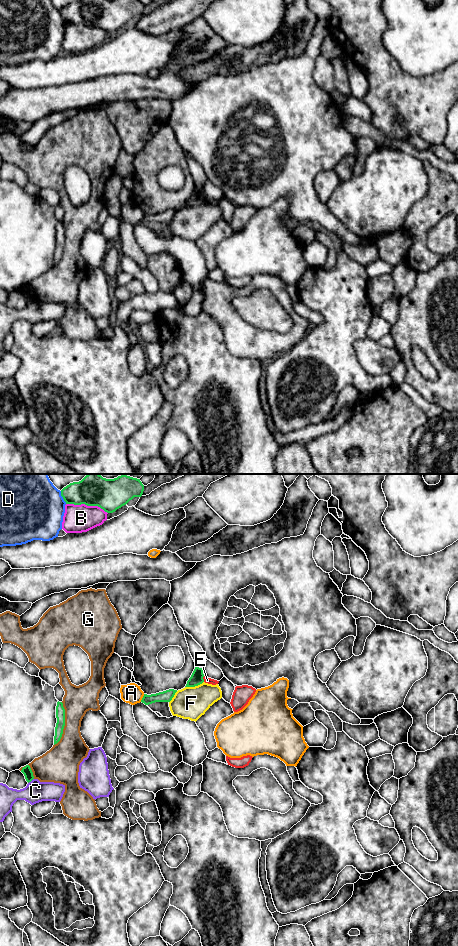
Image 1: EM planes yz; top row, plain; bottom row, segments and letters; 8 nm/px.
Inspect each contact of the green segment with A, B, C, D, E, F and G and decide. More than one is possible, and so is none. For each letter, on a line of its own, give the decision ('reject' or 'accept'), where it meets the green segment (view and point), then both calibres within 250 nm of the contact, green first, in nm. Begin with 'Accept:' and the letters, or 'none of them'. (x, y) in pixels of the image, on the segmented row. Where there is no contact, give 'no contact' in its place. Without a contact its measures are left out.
Accept: none of them
A: reject; contact yz (142, 698); calibres 100 and 160 nm
B: reject; contact yz (87, 505); calibres 260 and 220 nm
C: reject; contact yz (30, 781); calibres 70 and 170 nm
D: reject; contact yz (63, 497); calibres 260 and 480 nm
E: reject; contact yz (203, 679); calibres 100 and 50 nm
F: reject; contact yz (194, 686); calibres 100 and 260 nm
G: reject; contact yz (64, 724); calibres 80 and 240 nm

